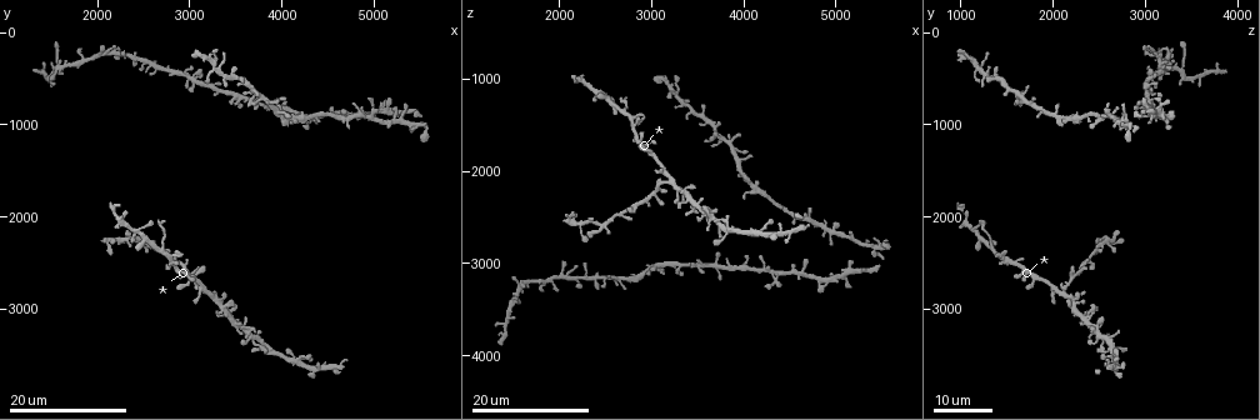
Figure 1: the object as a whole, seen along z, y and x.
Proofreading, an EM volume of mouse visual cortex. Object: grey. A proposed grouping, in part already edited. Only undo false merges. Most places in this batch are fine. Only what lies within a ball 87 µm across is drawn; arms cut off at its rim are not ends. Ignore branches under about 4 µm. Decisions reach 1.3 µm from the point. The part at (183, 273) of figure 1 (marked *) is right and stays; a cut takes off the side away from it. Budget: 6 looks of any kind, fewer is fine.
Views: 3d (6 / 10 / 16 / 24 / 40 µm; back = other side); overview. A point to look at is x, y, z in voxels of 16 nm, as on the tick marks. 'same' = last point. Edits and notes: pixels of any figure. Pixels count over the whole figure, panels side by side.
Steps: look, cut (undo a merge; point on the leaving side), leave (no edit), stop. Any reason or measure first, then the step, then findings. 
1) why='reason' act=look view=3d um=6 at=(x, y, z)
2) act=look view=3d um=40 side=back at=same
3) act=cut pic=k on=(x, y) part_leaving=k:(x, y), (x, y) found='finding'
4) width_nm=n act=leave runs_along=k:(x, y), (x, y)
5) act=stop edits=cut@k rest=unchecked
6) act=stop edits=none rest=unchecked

why='small branch off a trunk' act=look view=3d um=16 at=(2200, 2250, 2550)

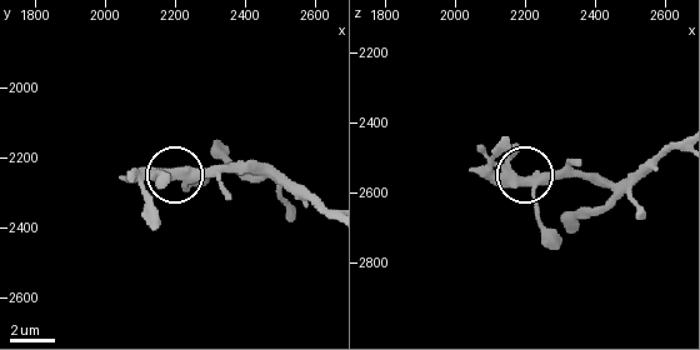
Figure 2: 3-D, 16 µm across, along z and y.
why='zoom in' act=look view=3d um=10 at=(2230, 2270, 2590)

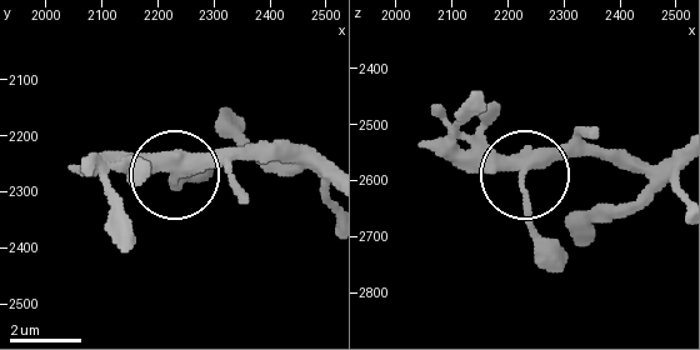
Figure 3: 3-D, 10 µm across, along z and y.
arms=4 act=leave runs_along=3:(671, 155), (536, 161), (521, 188), (536, 265) found='one cell here'

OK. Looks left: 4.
why='four-way junction' act=look view=3d um=16 at=(3100, 550, 3000)

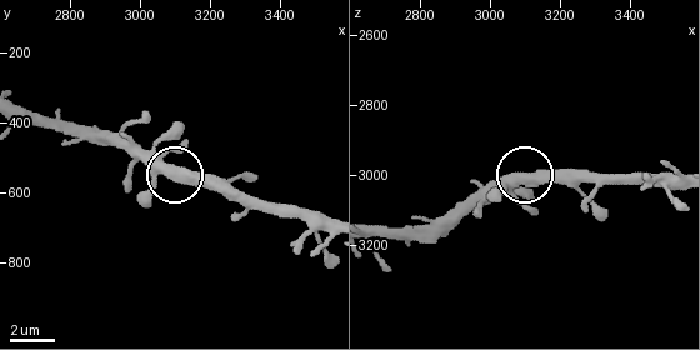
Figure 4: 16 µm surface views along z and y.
why='zoom in' act=look view=3d um=10 at=(3080, 520, 3020)

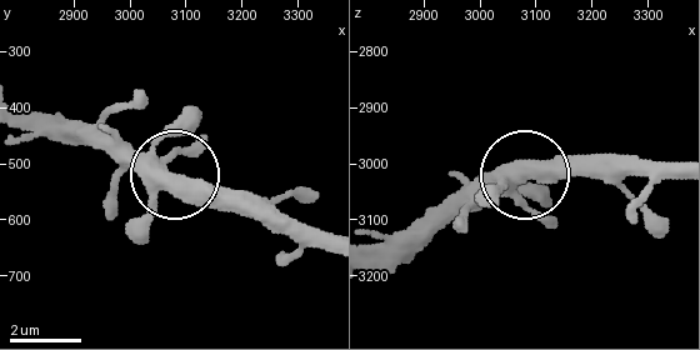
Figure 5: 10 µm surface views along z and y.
side_arm_um=39 arms=4 act=leave found='one cell here'

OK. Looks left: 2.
why='four or more arms meet' act=look view=3d um=16 at=(3250, 400, 1200)

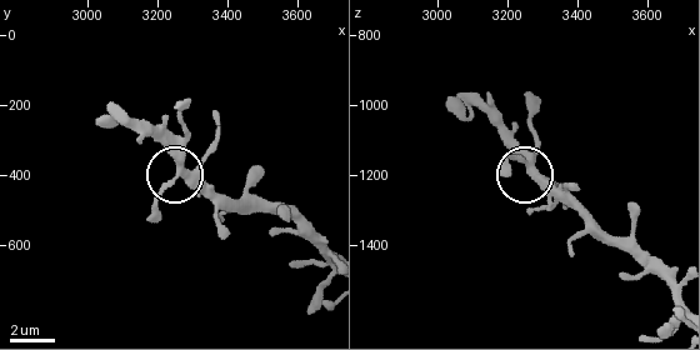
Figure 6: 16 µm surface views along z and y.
why='zoom in' act=look view=3d um=10 at=(3270, 370, 1190)

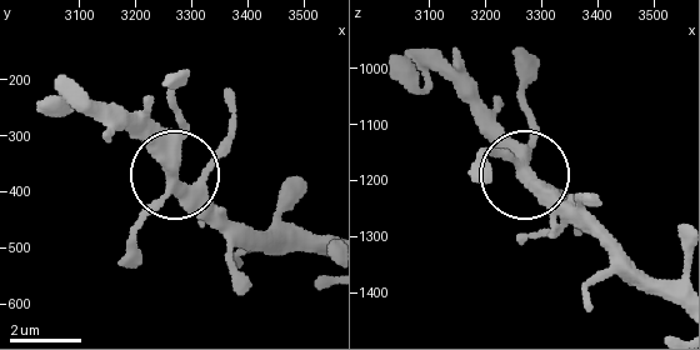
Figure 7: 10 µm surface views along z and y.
act=leave found='continuous, no second cell'

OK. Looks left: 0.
act=stop edits=none rest=unchecked

